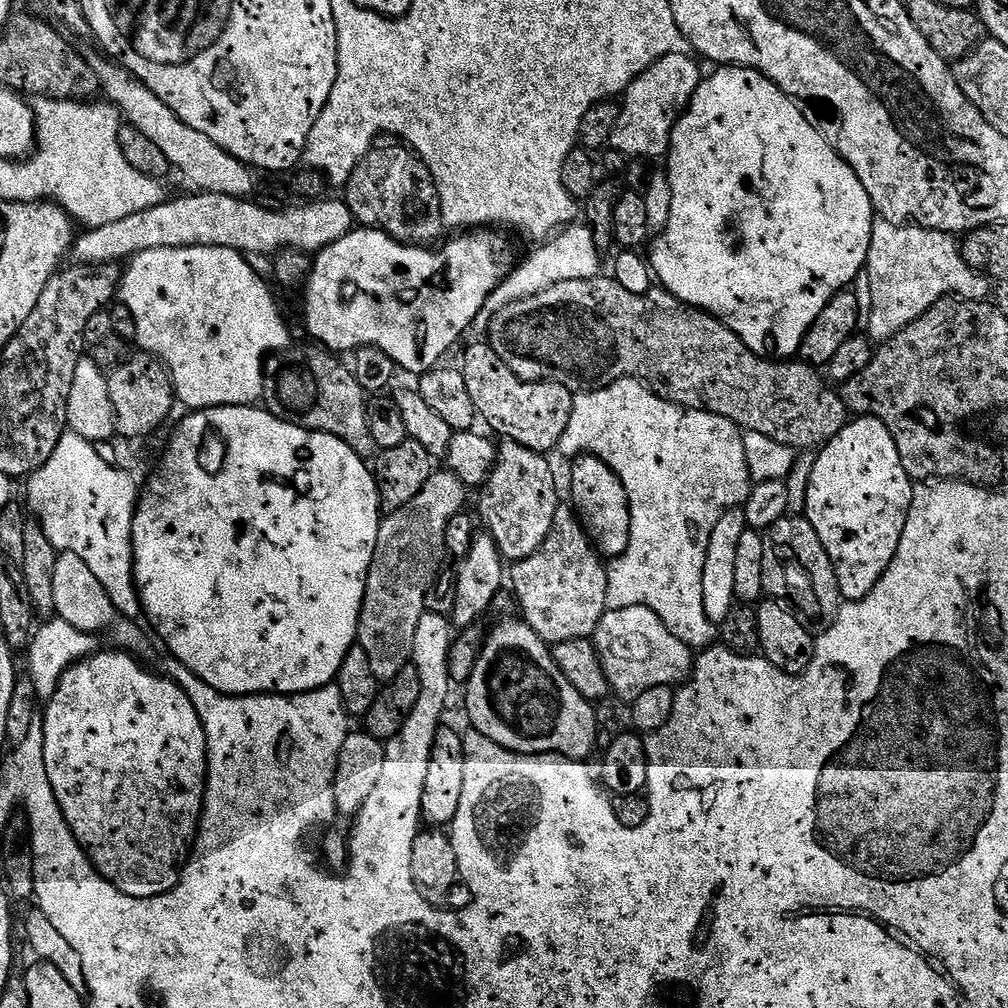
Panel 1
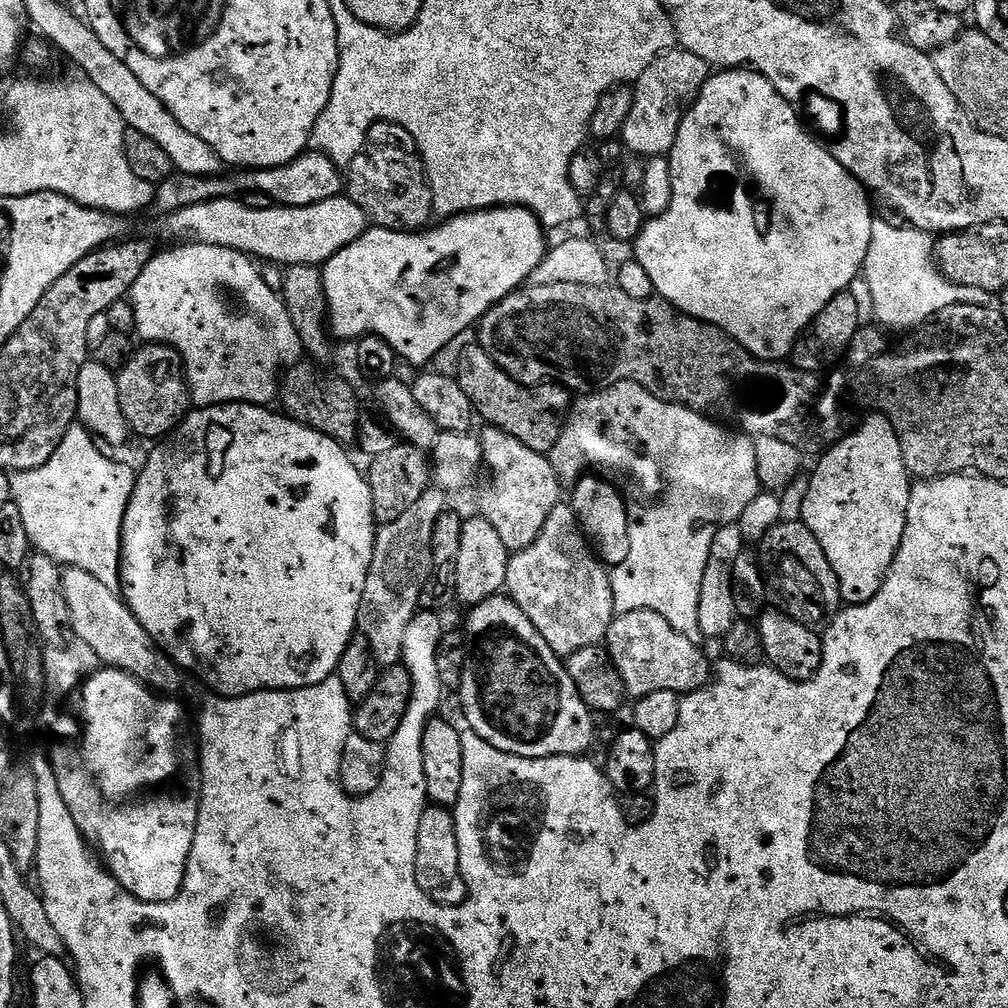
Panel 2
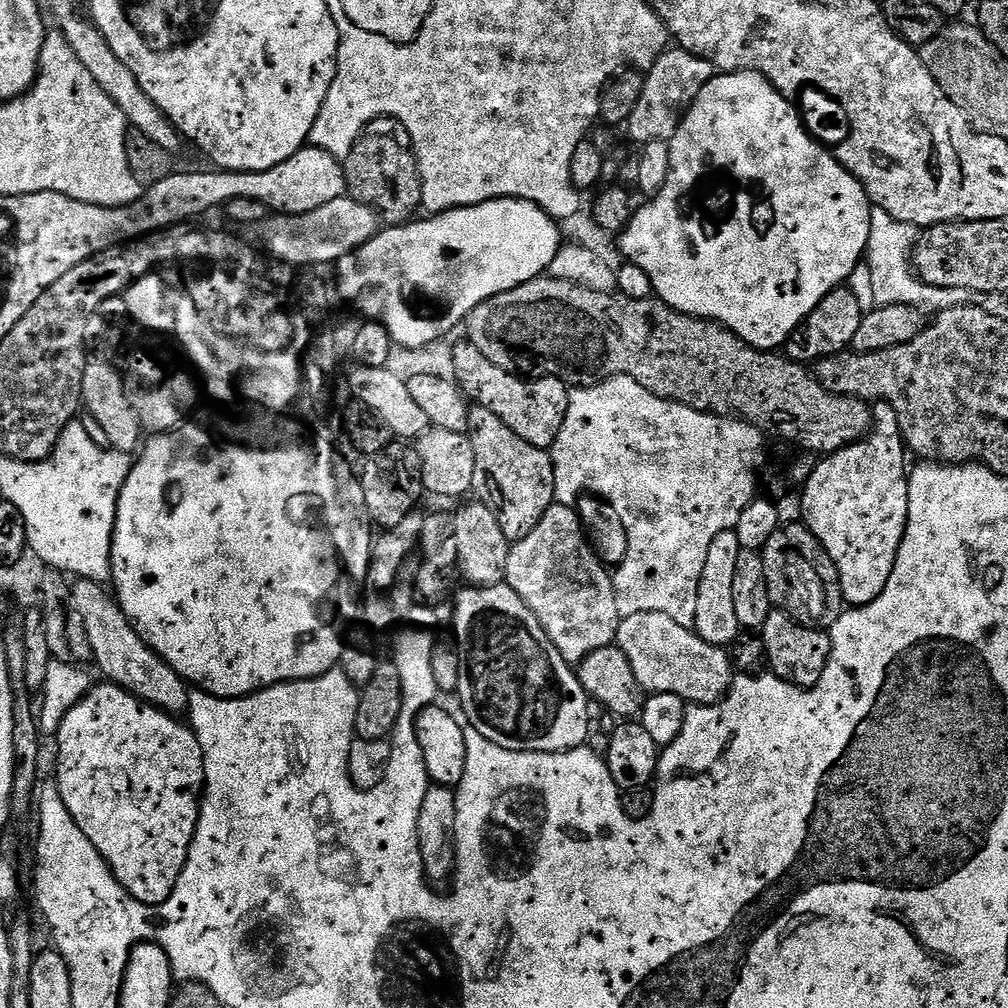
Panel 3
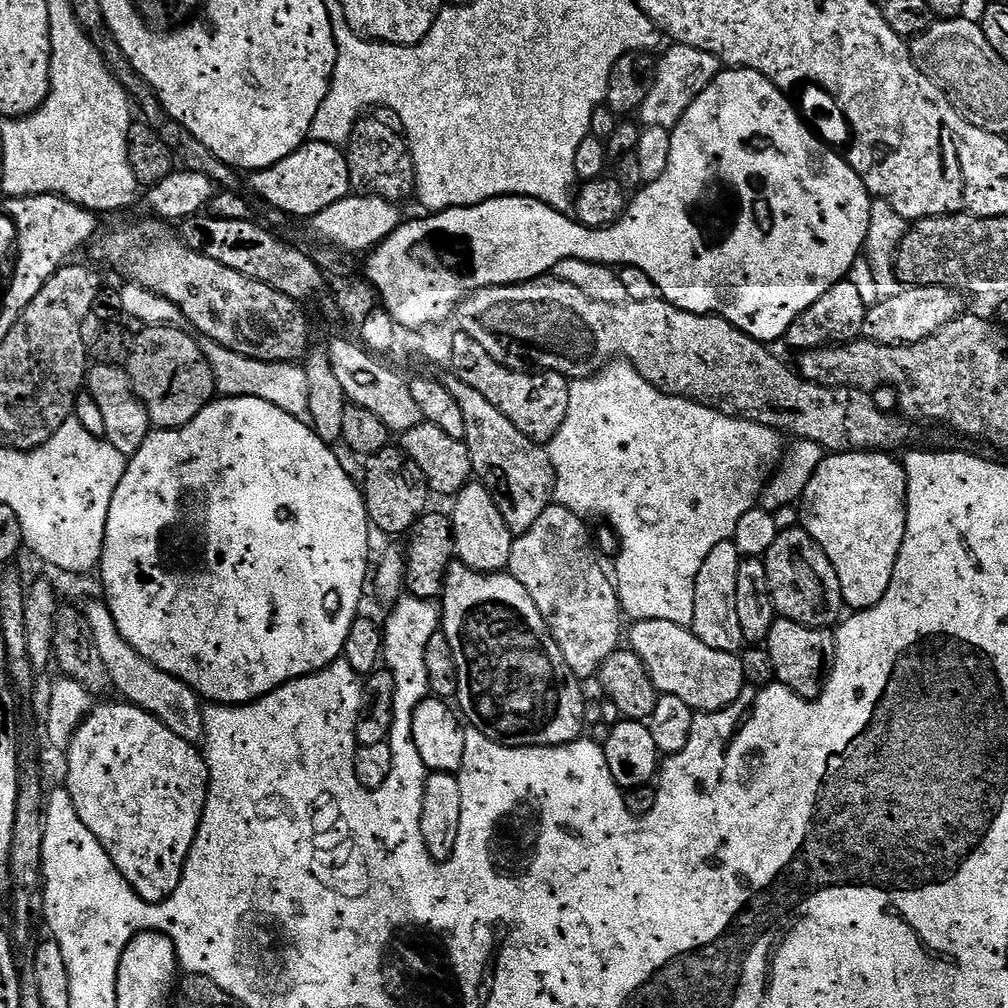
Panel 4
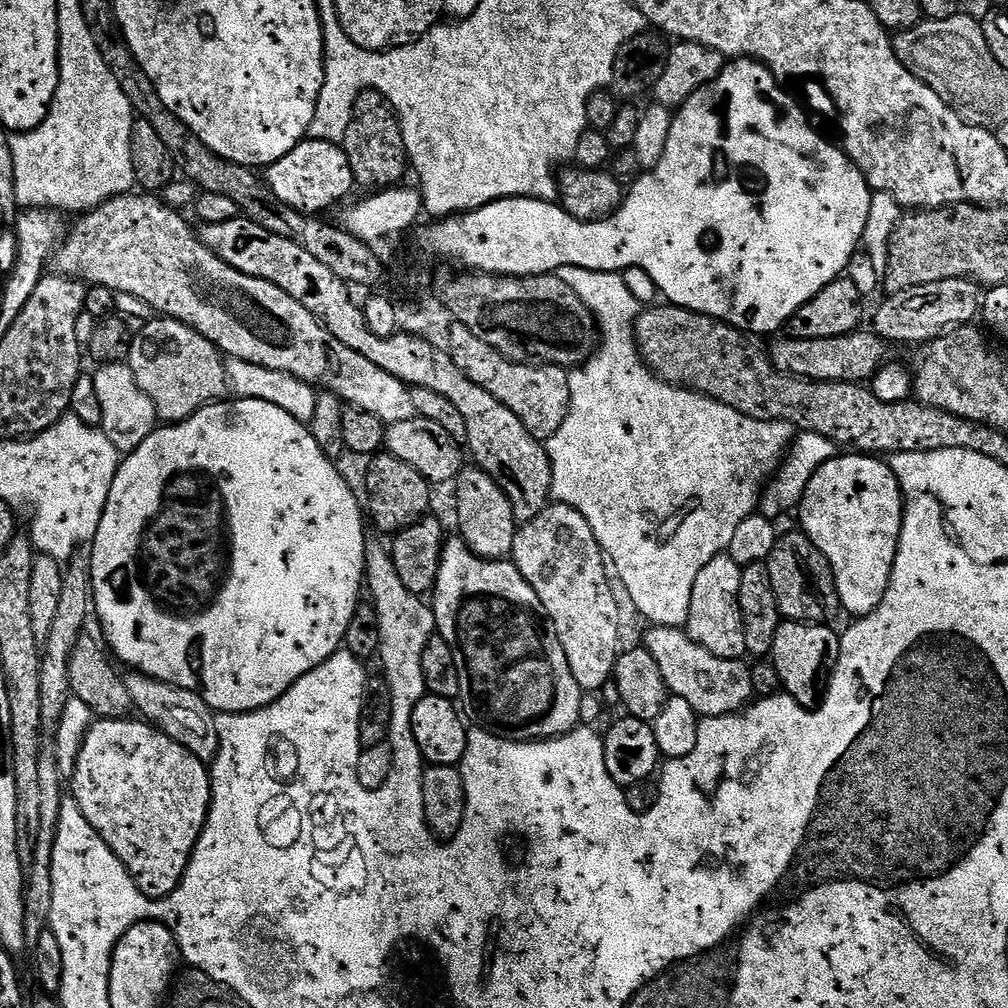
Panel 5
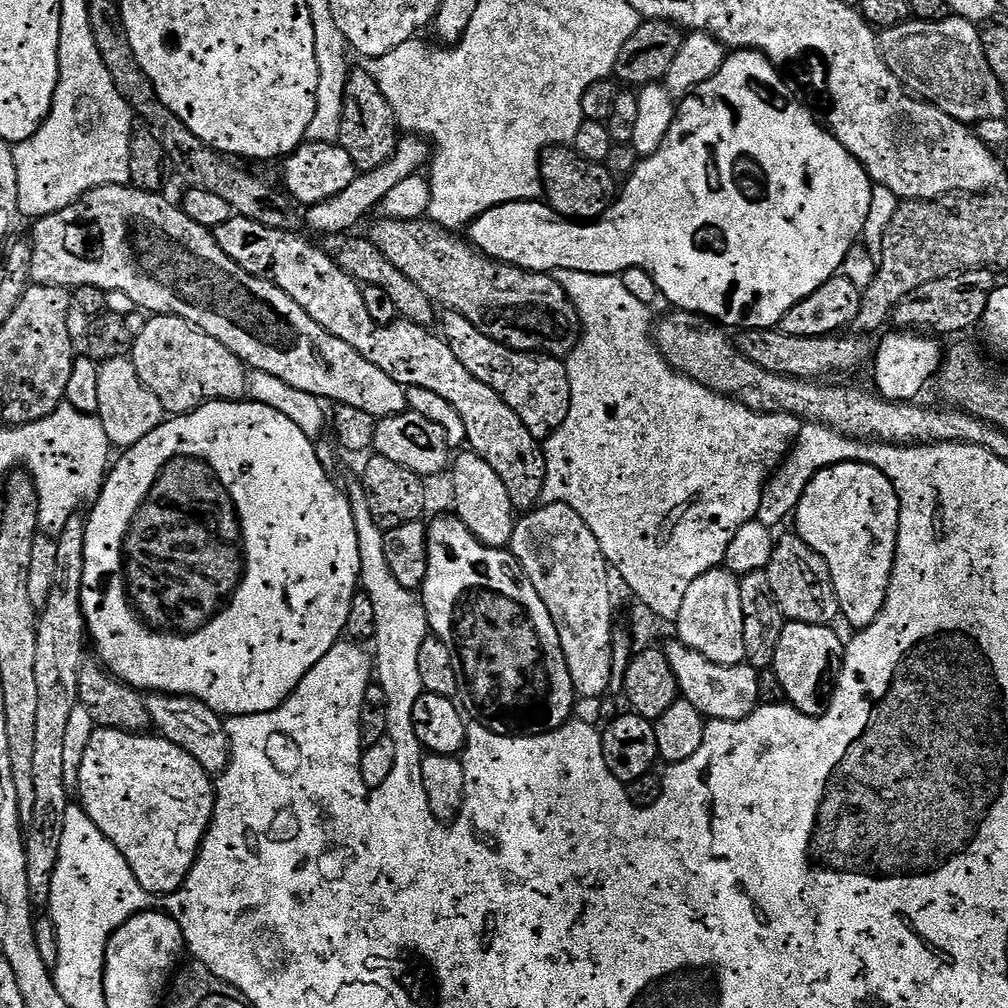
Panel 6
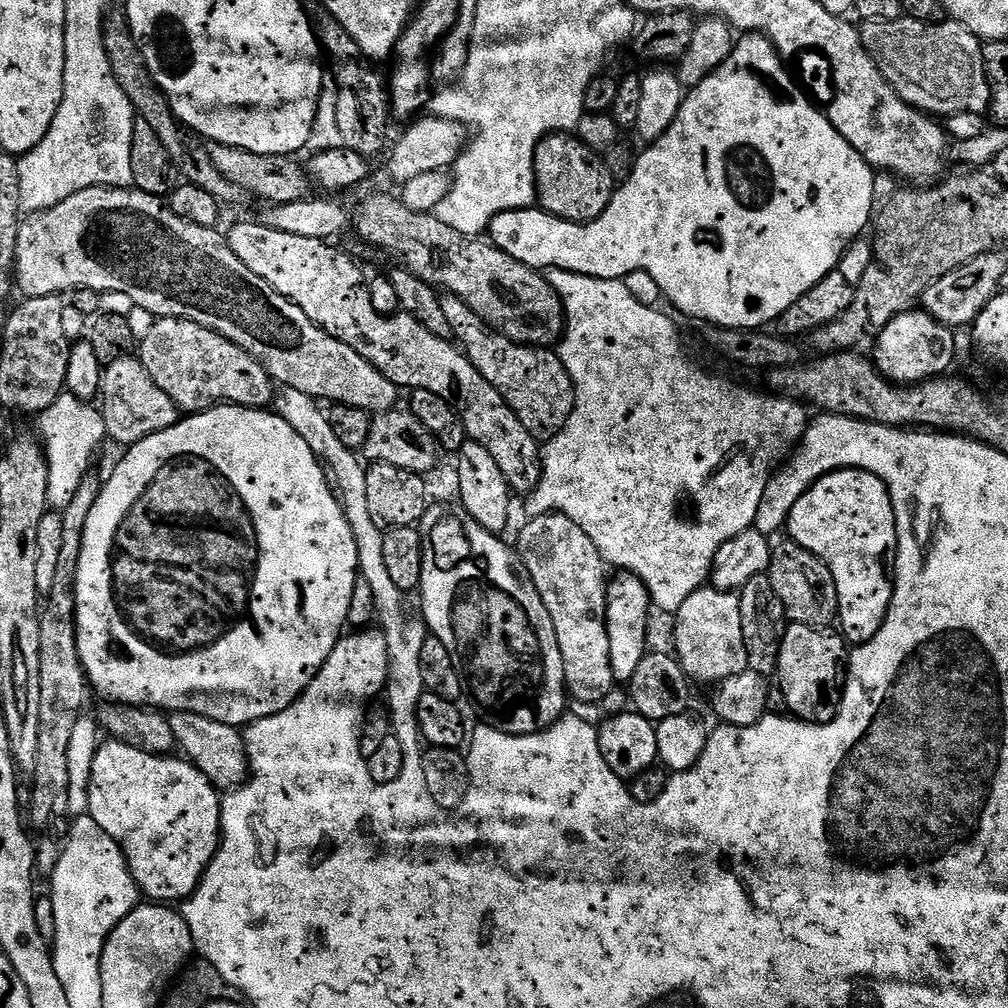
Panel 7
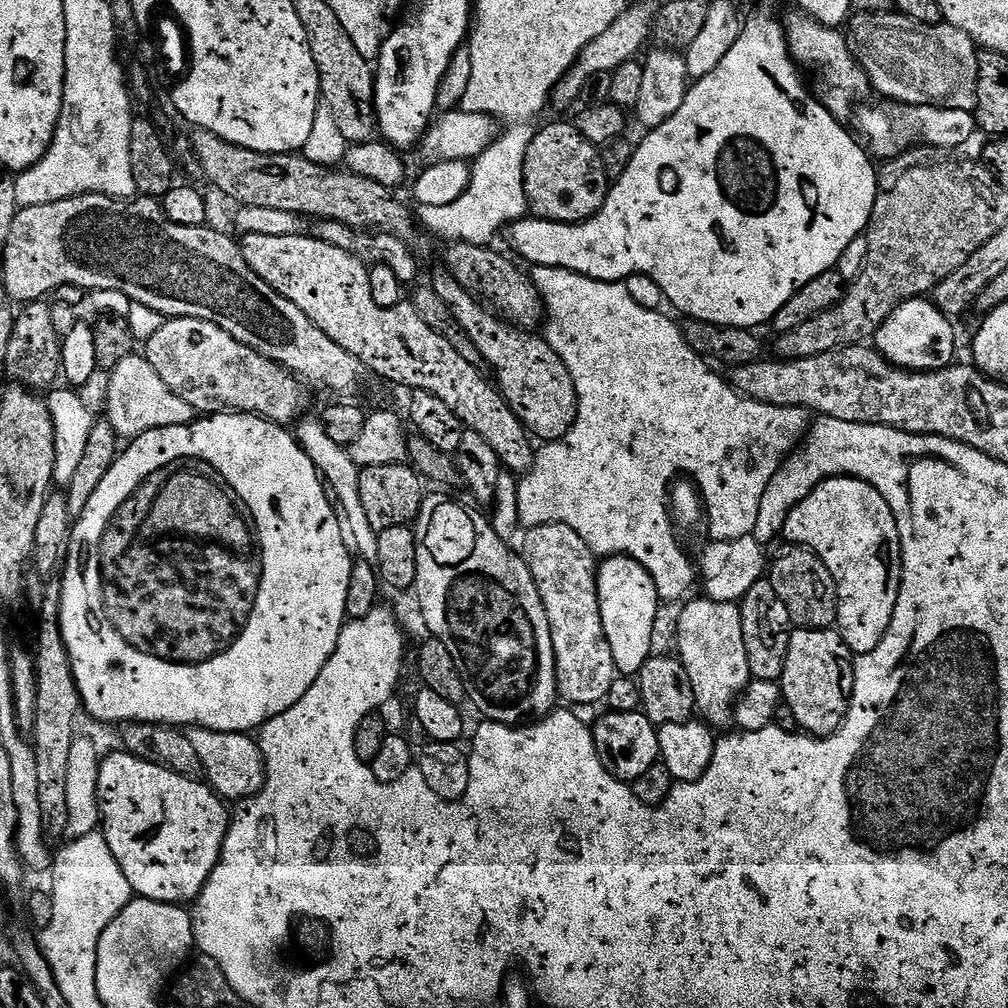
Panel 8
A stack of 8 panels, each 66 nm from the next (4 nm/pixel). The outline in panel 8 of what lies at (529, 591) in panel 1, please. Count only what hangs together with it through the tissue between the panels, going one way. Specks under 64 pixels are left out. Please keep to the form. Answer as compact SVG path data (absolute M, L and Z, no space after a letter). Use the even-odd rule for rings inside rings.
M543 524L537 528L529 528L523 533L524 549L522 555L528 564L530 574L538 586L538 594L546 606L546 618L550 618L550 634L554 638L554 654L556 655L556 690L565 705L596 704L604 700L612 692L618 680L618 673L611 654L610 643L602 624L602 610L599 606L599 588L596 585L598 560L588 543L570 526L565 524Z

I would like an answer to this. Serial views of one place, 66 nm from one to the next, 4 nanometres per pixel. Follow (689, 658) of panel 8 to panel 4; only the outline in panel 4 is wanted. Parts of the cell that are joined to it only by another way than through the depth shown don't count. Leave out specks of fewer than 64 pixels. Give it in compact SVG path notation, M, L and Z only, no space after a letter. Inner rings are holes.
M732 540L718 542L706 562L702 562L702 570L698 570L698 578L694 582L694 622L692 633L706 646L713 650L739 653L746 641L742 634L742 625L738 623L738 566L742 557Z

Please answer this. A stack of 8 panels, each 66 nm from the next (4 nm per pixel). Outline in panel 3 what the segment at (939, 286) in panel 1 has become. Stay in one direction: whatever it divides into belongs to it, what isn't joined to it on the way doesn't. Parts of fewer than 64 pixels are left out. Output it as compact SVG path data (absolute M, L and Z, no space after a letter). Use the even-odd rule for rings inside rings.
M873 207L870 222L870 237L867 238L867 250L864 262L872 275L872 286L876 306L913 305L928 314L957 308L959 305L976 304L981 301L981 293L957 288L930 286L921 280L912 267L912 249L918 239L918 230L910 224L898 222L886 210Z

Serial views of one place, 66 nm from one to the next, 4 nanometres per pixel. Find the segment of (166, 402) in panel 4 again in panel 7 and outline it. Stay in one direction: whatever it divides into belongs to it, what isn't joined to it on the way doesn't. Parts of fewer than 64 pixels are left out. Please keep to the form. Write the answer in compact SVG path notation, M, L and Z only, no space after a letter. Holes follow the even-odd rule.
M173 316L157 319L150 334L139 341L138 358L146 374L154 378L154 383L170 396L184 414L205 412L207 408L214 408L221 404L236 404L240 408L264 408L271 405L274 400L274 381L268 371L246 350L222 338L222 334L214 330L206 326L198 326L198 322Z

